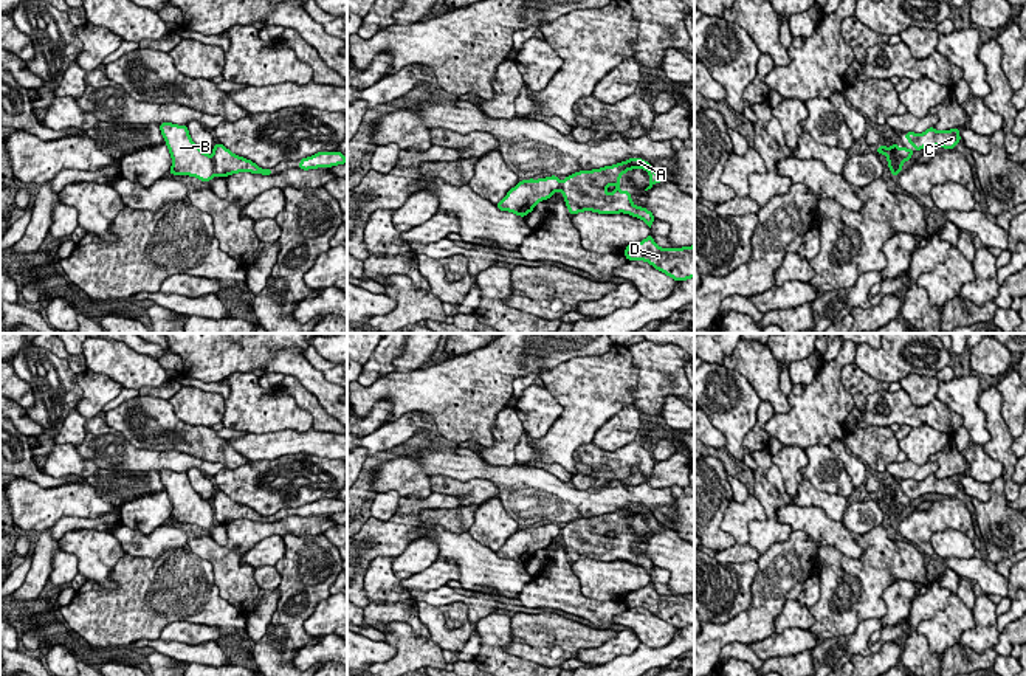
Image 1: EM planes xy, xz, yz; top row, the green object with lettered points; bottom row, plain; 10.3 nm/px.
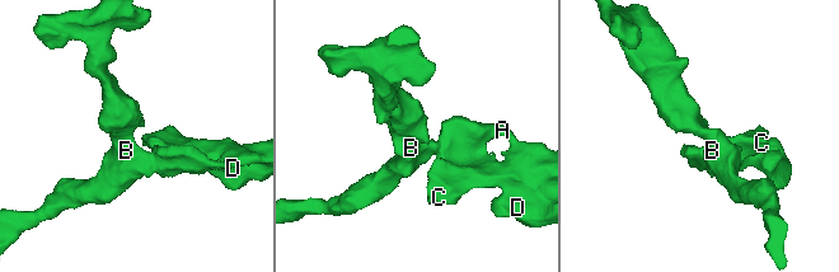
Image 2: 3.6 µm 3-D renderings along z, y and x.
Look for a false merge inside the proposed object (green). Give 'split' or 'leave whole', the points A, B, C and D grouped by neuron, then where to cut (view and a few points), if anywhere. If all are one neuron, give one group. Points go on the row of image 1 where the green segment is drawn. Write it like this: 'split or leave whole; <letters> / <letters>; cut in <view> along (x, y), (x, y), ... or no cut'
split; A C D / B; cut in xy along (211, 162), (214, 172)

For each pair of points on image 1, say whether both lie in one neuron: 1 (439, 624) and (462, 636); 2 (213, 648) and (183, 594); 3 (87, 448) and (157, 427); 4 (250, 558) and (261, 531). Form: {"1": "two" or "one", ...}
{"1": "one", "2": "two", "3": "two", "4": "two"}

